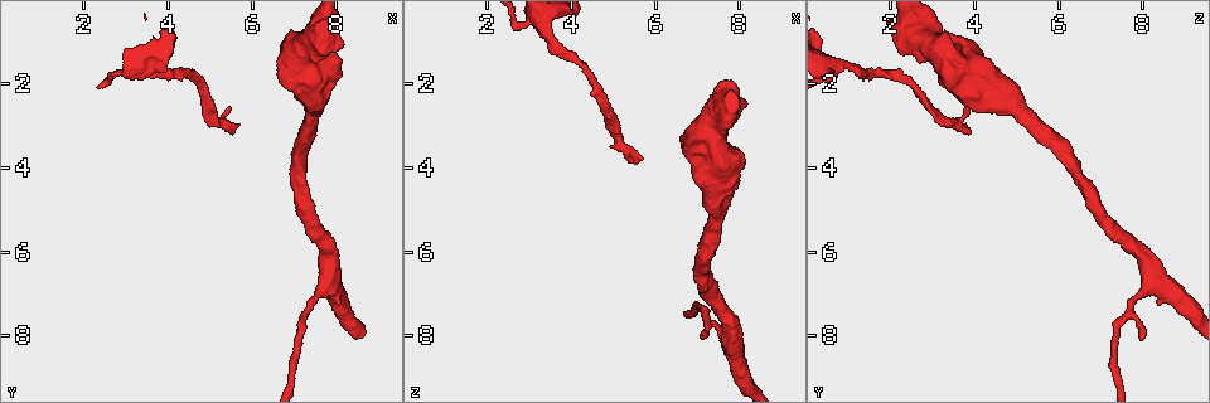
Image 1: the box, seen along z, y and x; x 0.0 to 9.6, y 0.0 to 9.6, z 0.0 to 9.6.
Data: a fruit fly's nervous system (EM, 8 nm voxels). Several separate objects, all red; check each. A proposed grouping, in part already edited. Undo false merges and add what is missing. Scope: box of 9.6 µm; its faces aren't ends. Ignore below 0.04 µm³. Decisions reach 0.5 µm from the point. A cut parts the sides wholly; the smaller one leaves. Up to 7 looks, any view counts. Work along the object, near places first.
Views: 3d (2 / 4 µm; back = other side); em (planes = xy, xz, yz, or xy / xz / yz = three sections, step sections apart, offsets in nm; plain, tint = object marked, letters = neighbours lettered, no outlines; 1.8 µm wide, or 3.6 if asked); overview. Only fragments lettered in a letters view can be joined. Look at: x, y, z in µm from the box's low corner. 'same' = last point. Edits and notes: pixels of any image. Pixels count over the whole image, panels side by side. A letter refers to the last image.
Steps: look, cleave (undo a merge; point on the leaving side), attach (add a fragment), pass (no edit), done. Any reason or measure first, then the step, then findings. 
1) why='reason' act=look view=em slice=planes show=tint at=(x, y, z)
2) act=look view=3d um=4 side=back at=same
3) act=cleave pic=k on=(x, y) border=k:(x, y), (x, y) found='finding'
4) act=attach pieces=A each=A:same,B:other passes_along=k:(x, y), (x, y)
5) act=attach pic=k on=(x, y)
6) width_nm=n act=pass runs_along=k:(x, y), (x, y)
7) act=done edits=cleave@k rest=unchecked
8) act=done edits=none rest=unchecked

why='thin end' act=look view=em slice=planes show=tint at=(7.05, 8.15, 7.95)

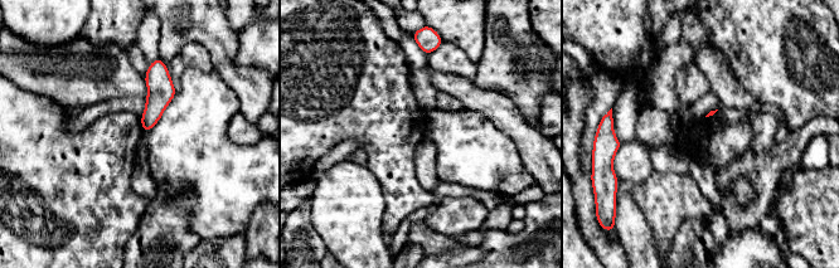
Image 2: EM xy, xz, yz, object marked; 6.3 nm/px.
why='see the neighbours' act=look view=em slice=planes show=letters at=same

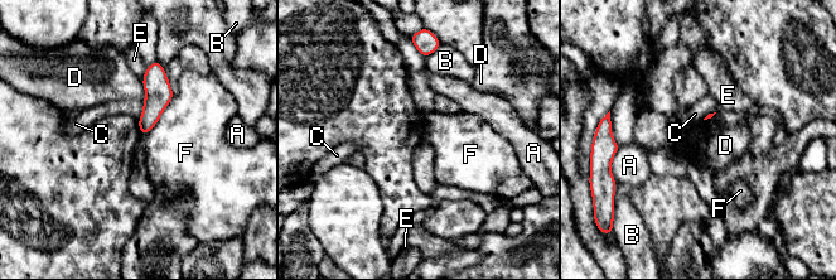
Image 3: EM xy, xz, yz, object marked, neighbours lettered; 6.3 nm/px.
act=pass each=A:other,B:other,C:other,D:other,E:other,F:other border=3:(141, 78), (145, 93), (143, 101) found='no lettered fragment goes on from it'

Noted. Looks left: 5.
why='thick end' act=look view=em um=3.6 slice=planes show=letters at=(7.60, 1.00, 3.90)

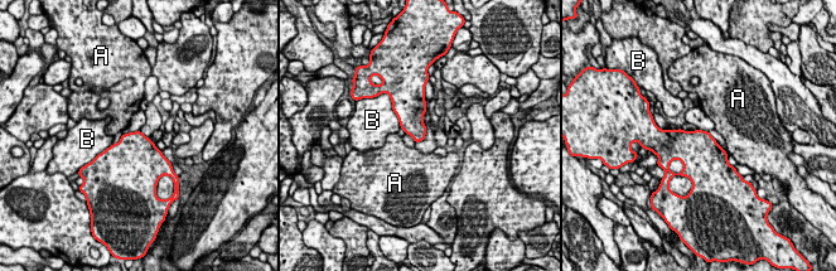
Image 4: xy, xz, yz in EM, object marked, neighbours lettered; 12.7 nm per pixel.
act=pass each=A:other,B:other border=4:(391, 101), (391, 109), (401, 127) found='no lettered fragment goes on from it'

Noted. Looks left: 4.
why='sharp bend' act=look view=3d um=4 at=(3.30, 1.55, 0.70)

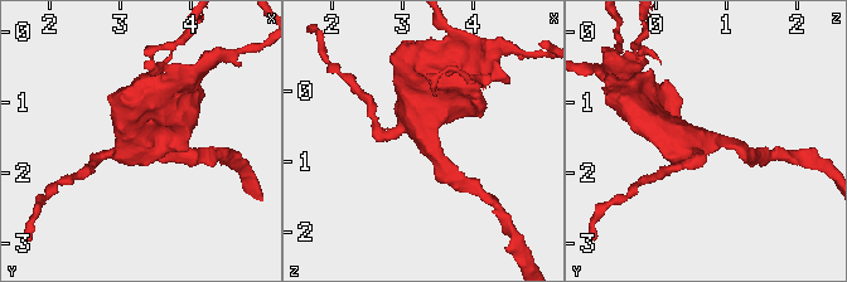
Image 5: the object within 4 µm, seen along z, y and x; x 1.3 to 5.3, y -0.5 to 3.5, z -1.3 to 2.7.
why='shape alone is not enough' act=look view=em um=3.6 slice=yz step=8 show=tint at=(3.35, 1.50, 0.60)

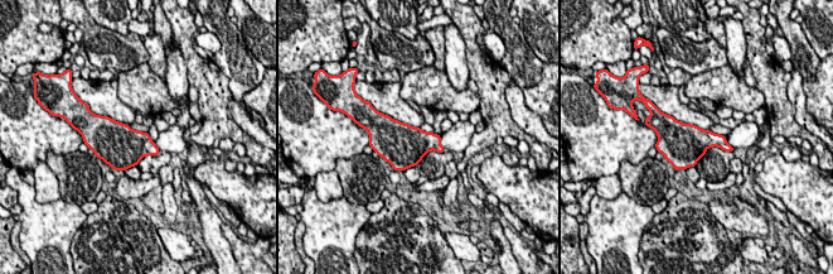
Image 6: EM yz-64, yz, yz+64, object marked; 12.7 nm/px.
act=look view=em um=3.6 slice=xy step=4 show=letters at=same

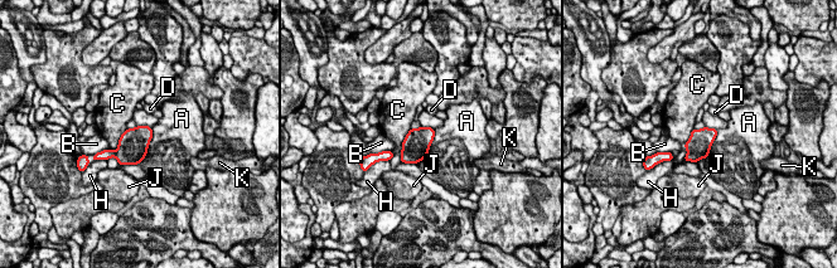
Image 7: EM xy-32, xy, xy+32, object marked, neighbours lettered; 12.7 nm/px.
act=pass each=A:other,B:other,C:other,D:other,H:other,J:other,K:other border=7:(151, 128), (151, 140), (148, 145) found='one neuron here'

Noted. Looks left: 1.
act=done edits=none rest=unchecked

